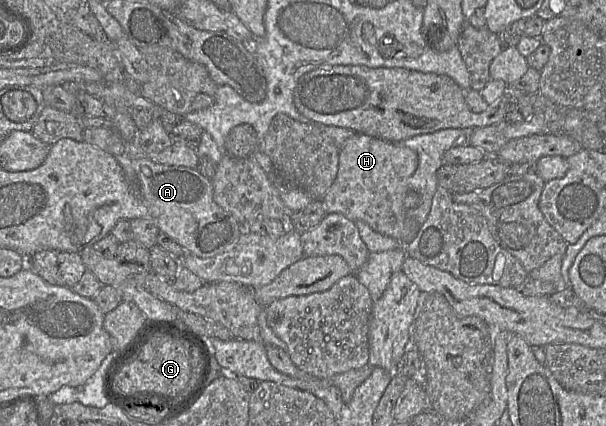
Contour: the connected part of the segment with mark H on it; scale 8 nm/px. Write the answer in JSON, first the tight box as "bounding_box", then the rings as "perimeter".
{"bounding_box":[322,133,423,247],"perimeter":[[[356,133],[339,151],[337,176],[322,205],[326,213],[340,213],[353,222],[361,220],[374,231],[396,239],[403,247],[417,236],[423,224],[407,215],[404,199],[409,191],[408,180],[418,167],[417,153],[400,143]]]}

